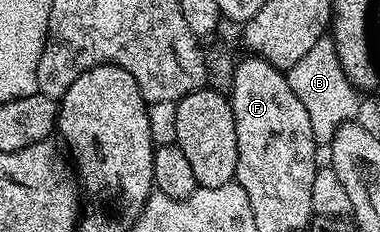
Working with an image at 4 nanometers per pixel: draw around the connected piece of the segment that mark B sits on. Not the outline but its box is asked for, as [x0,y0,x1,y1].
[288,37,361,145]

